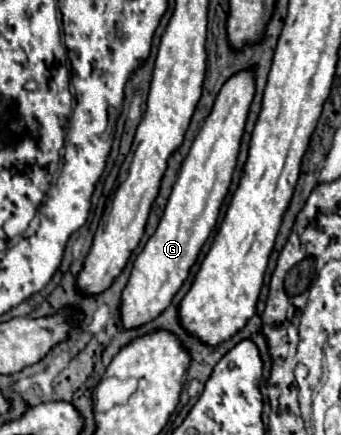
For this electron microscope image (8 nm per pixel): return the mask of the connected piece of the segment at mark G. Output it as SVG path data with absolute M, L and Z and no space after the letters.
M239 72L221 88L211 114L207 116L189 150L189 156L185 158L185 164L181 166L159 228L135 260L131 278L123 290L121 322L125 328L141 326L161 314L171 304L181 284L187 280L189 268L195 264L201 246L217 224L219 208L231 184L231 174L237 162L239 142L253 94L255 80L251 72Z

